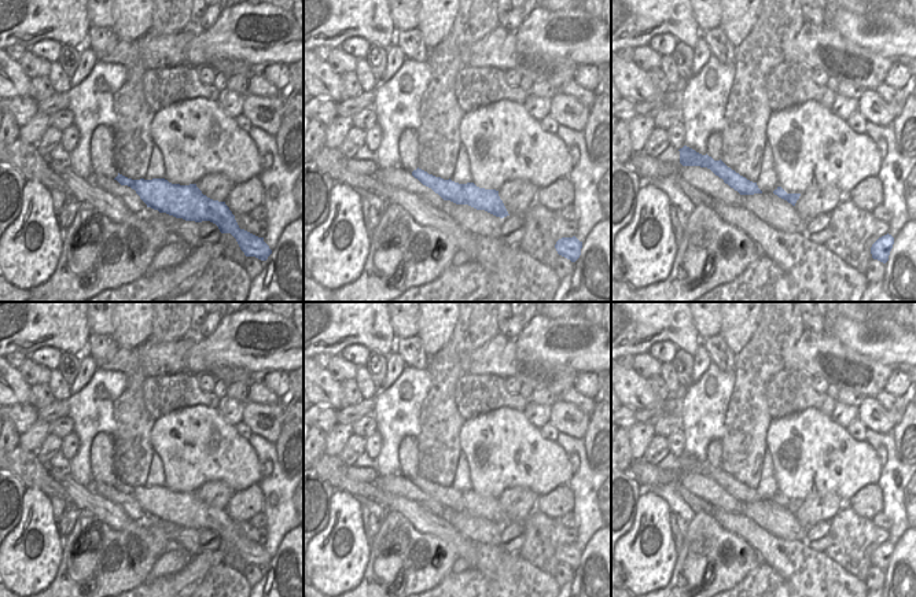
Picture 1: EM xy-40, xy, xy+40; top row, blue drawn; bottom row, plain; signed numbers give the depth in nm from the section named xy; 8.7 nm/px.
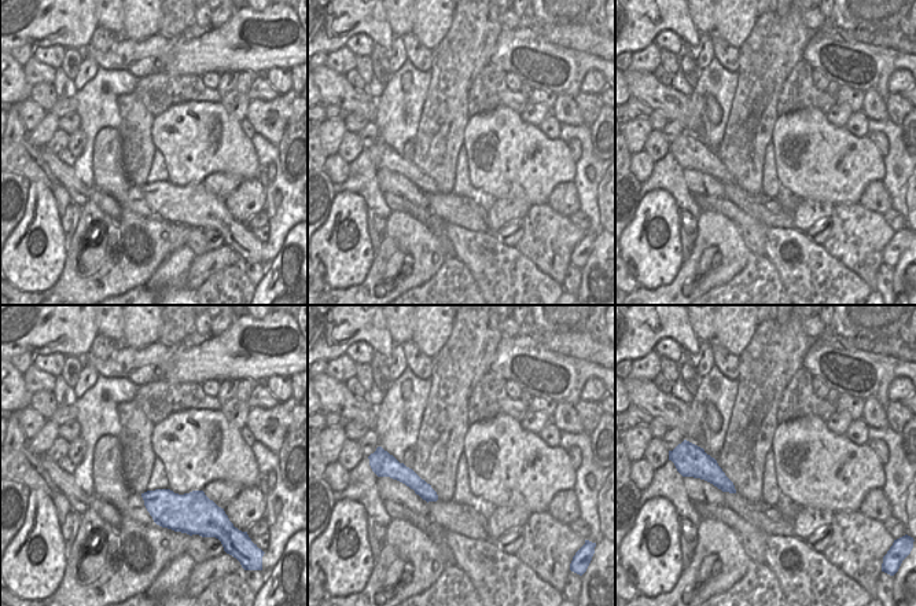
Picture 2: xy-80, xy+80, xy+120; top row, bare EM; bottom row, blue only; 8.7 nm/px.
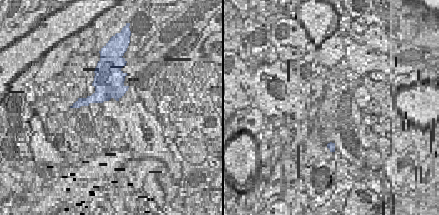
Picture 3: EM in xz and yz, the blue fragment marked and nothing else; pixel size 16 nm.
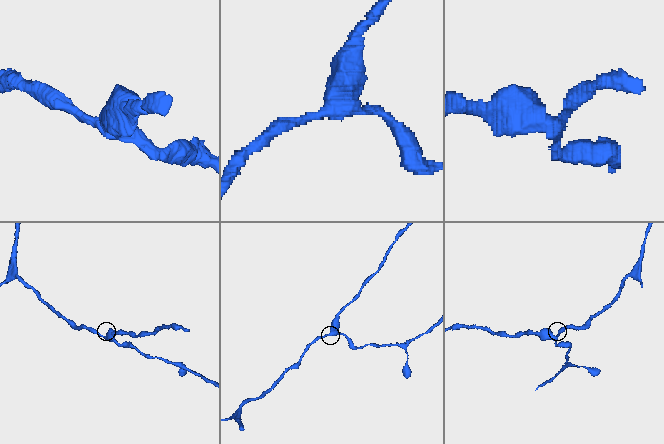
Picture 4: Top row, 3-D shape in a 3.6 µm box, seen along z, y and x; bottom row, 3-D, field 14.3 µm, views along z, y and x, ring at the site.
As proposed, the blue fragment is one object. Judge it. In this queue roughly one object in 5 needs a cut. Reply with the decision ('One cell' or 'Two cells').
One cell.

